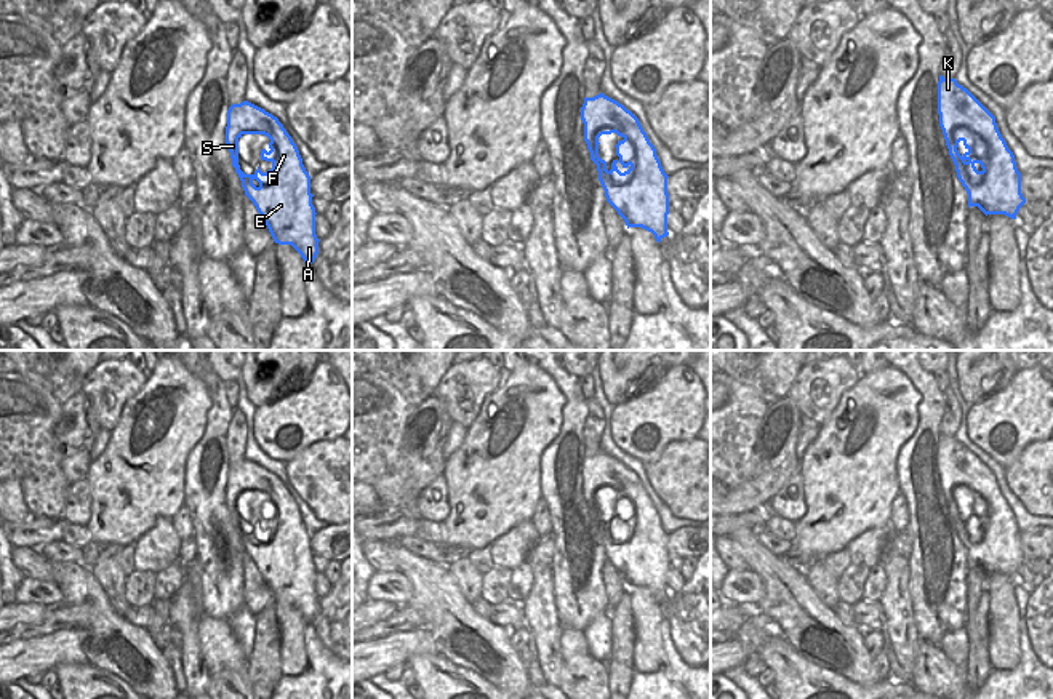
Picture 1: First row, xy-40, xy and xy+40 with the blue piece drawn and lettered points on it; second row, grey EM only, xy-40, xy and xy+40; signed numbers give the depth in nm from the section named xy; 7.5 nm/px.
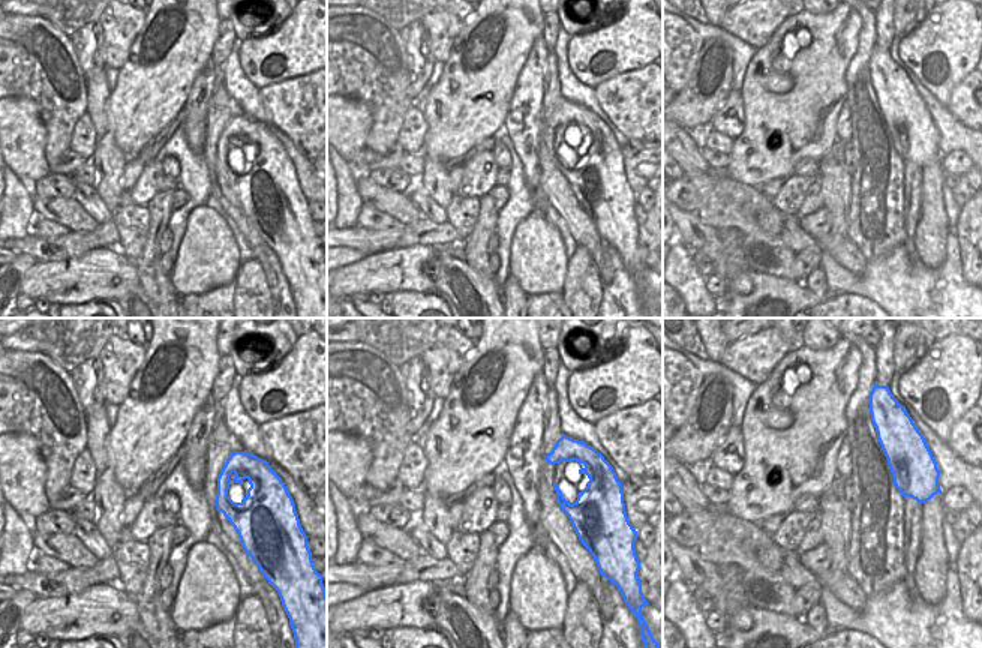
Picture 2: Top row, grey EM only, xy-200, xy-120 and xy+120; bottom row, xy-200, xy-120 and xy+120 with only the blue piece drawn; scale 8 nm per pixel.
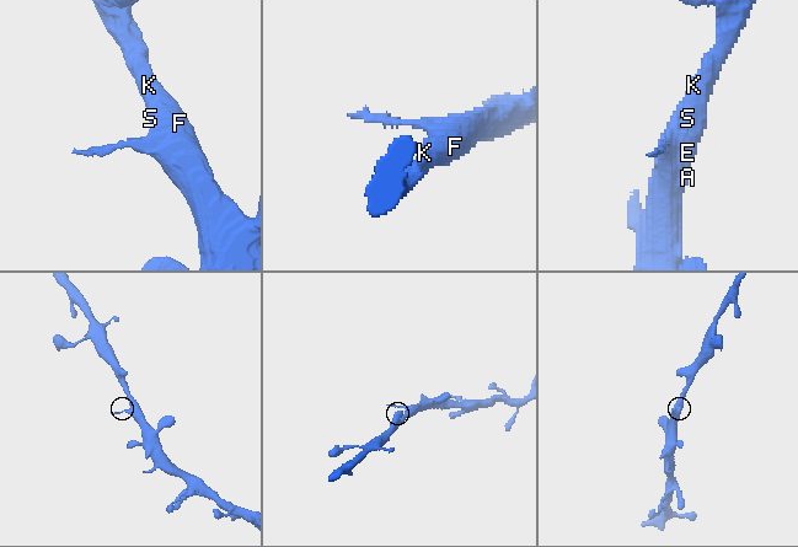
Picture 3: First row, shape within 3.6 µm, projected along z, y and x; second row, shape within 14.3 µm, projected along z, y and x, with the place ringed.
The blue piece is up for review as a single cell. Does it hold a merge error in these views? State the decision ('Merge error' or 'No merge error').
No merge error.

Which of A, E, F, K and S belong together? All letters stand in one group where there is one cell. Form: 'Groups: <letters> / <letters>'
Groups: A E F K S.

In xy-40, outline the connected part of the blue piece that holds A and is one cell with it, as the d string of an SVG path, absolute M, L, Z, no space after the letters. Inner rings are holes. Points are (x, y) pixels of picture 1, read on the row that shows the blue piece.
M248 101L232 104L227 110L226 144L245 195L264 219L274 242L291 245L306 264L312 264L320 240L315 235L310 176L283 125ZM243 134L264 134L270 139L270 150L261 150L261 160L272 163L269 171L262 173L258 166L253 174L245 174L240 170L238 139Z

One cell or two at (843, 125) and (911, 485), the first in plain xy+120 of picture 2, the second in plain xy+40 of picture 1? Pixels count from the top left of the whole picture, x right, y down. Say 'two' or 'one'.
two

